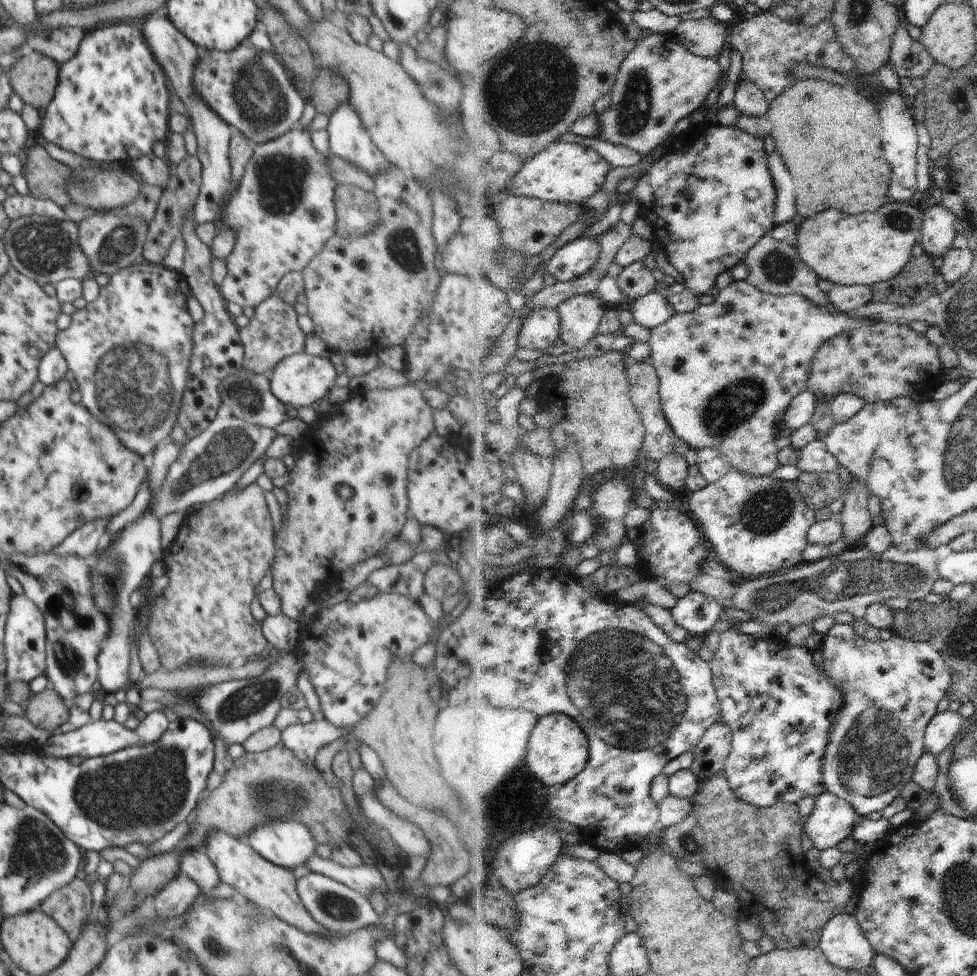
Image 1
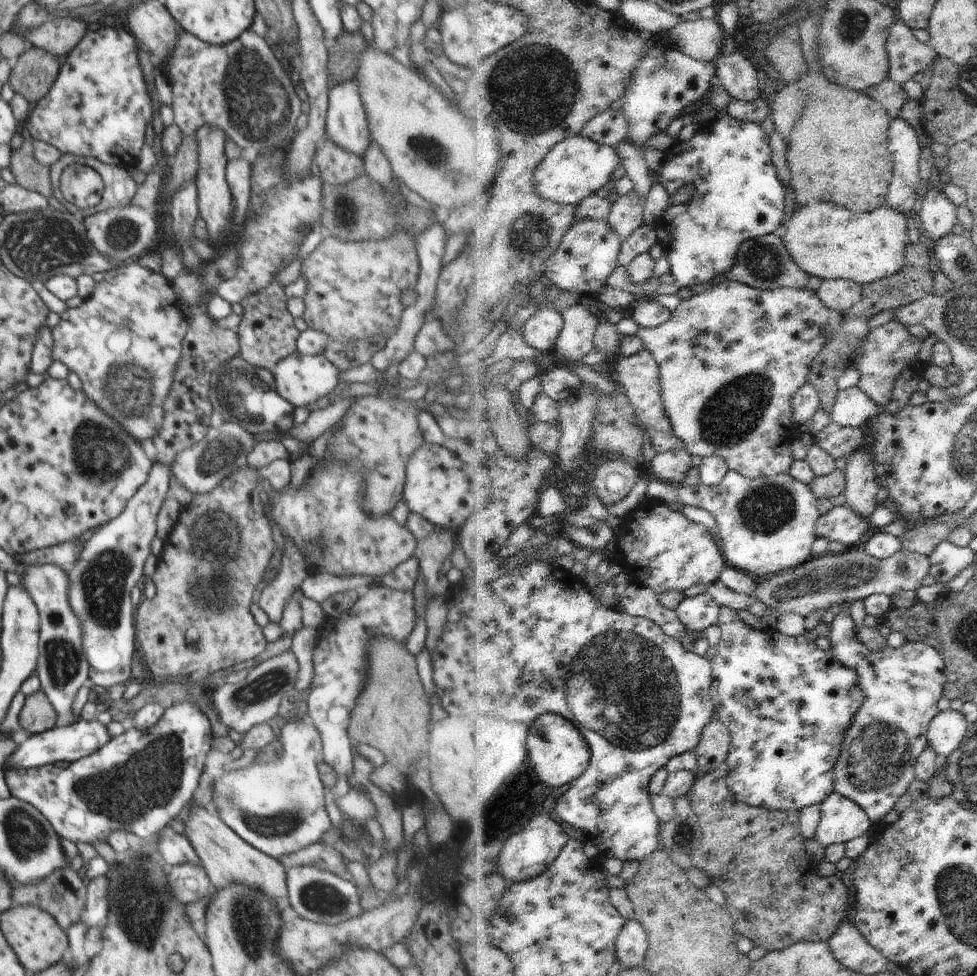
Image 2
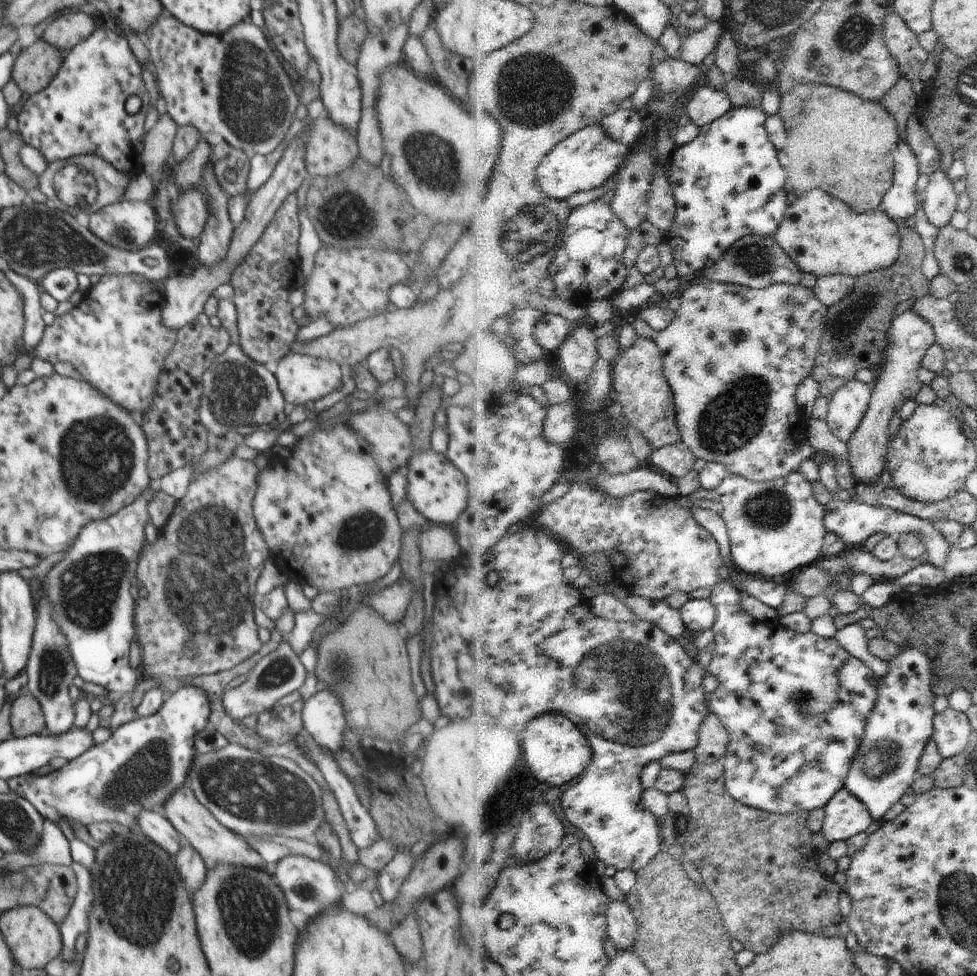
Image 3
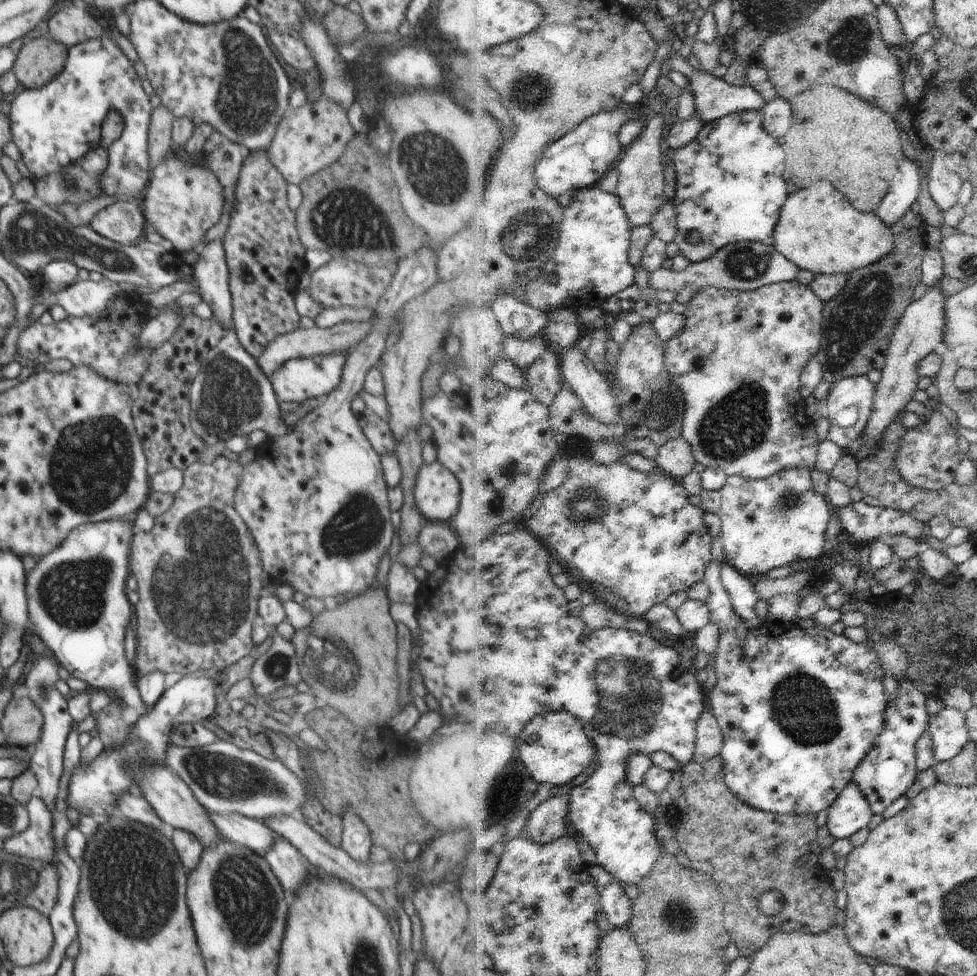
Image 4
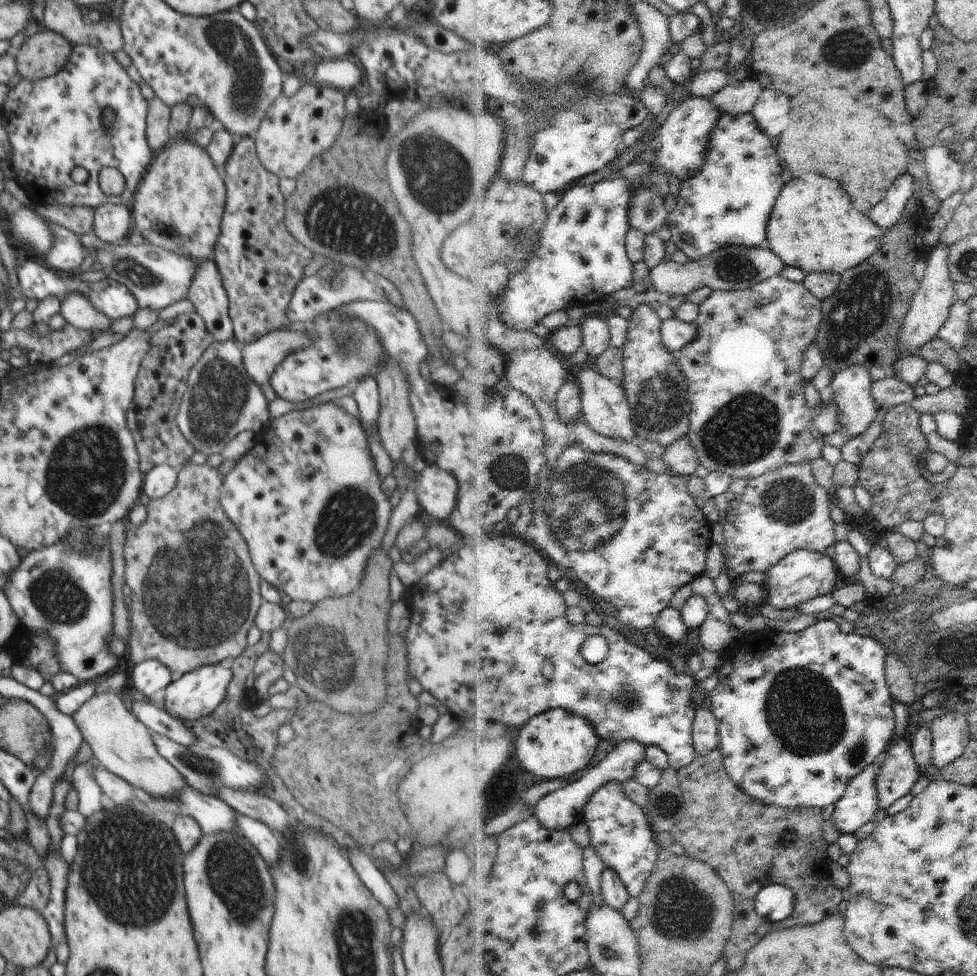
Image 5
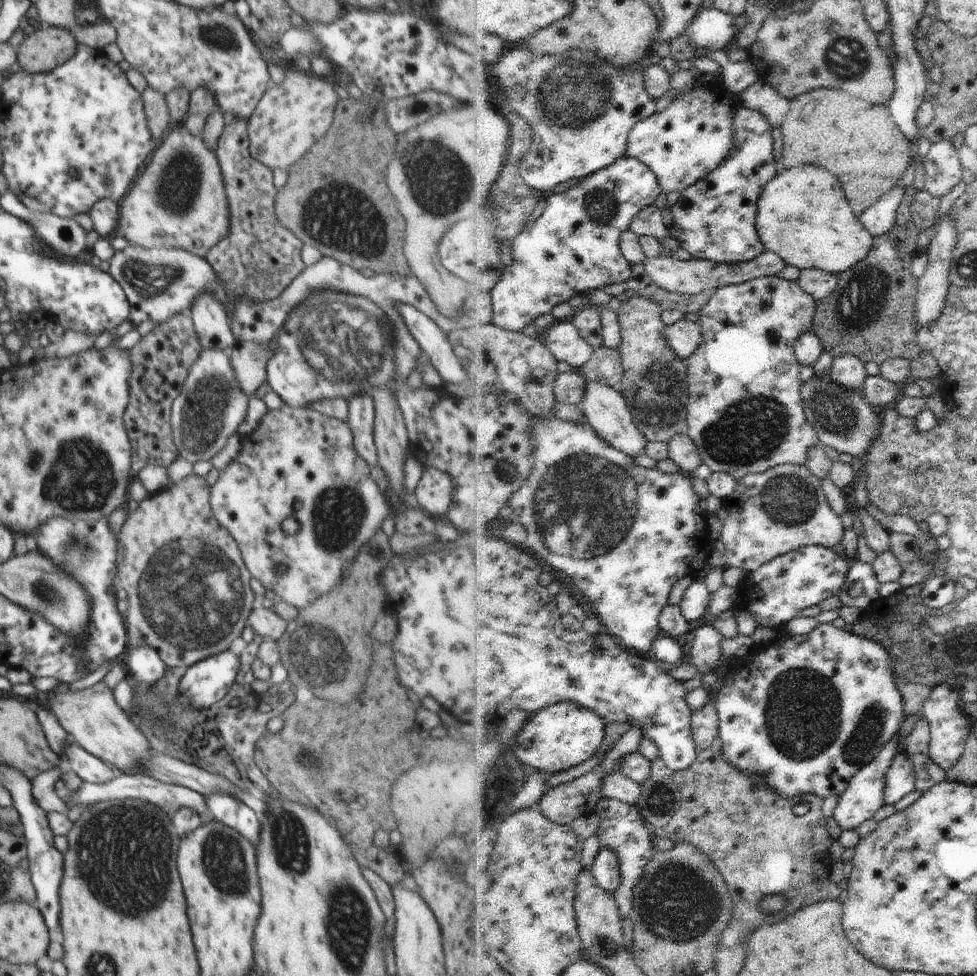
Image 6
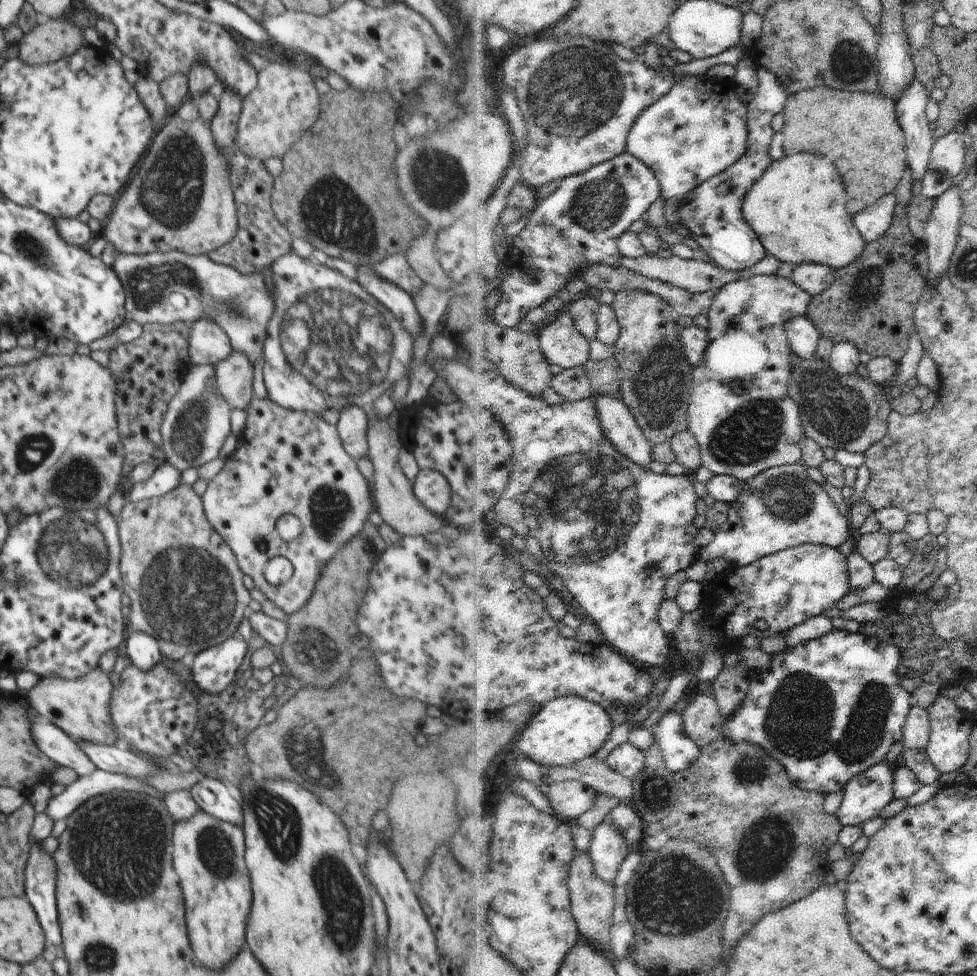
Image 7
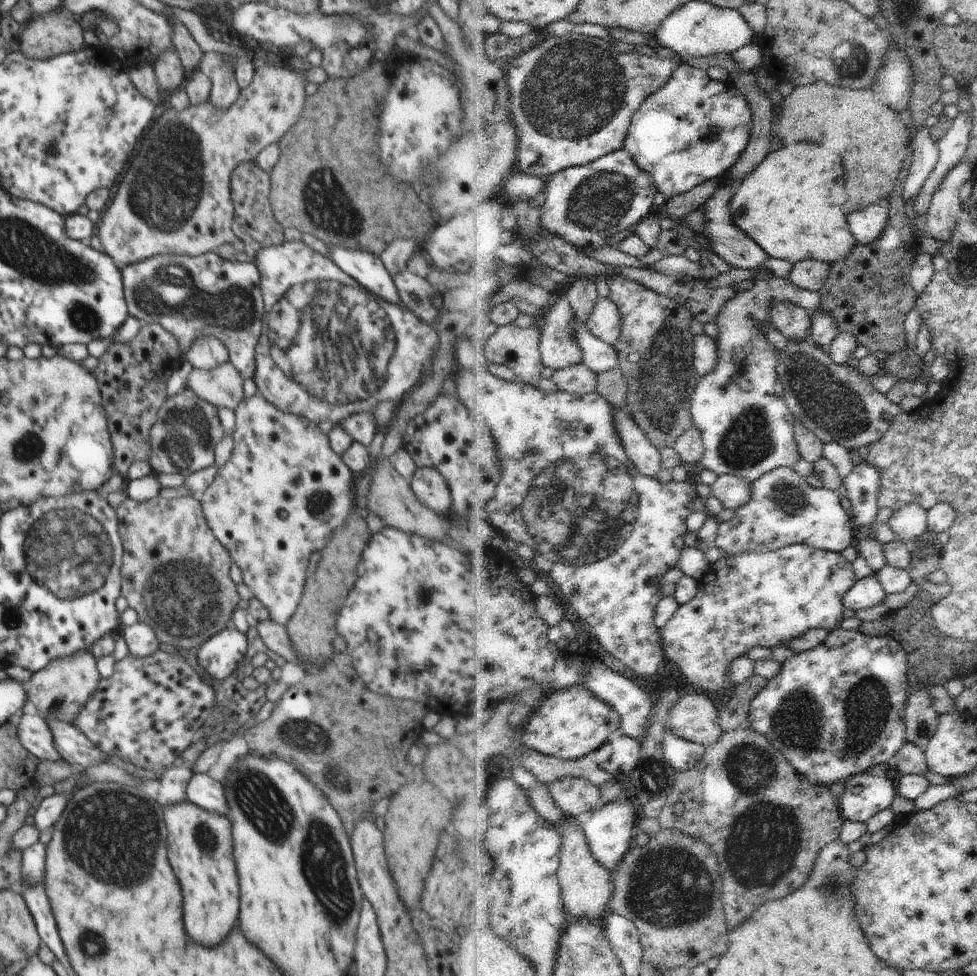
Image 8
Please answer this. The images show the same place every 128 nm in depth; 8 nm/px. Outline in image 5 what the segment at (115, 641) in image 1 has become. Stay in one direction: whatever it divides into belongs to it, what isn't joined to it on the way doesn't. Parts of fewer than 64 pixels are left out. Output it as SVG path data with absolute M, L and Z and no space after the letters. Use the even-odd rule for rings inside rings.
M90 529L90 544L92 548L78 552L72 548L64 548L62 544L53 544L29 552L20 561L20 566L8 576L4 592L12 610L19 618L19 622L26 626L32 634L44 634L54 642L56 660L60 664L60 671L75 676L80 682L97 682L115 671L120 657L110 652L110 638L112 638L113 623L113 588L112 588L112 554L108 532L103 529ZM137 699L133 702L131 712L150 731L168 737L176 744L188 746L197 741L196 736L192 736L192 732L184 726L185 722L182 719L170 716L166 711L157 708L149 701Z

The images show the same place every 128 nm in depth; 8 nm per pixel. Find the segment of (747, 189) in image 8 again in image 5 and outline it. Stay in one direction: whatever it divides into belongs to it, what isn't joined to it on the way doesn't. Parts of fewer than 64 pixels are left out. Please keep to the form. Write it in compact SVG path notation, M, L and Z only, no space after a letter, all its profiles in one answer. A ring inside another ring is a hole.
M810 174L786 185L780 194L772 220L768 224L771 249L786 262L787 266L803 268L809 273L835 272L845 275L870 260L883 246L888 236L880 224L869 214L860 212L852 204L850 192L838 184L838 180Z

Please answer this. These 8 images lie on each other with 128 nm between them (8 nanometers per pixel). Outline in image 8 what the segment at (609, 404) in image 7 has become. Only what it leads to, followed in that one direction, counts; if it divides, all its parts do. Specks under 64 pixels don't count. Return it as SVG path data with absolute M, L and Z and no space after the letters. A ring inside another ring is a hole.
M616 409L615 413L617 429L623 437L628 455L644 475L656 478L663 469L663 452L650 441L632 414L628 415L624 410Z

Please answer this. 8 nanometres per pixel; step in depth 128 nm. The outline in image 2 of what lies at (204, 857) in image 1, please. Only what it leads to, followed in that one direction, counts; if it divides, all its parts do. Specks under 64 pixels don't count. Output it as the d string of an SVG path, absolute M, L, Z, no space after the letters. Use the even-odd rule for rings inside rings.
M170 825L166 826L156 837L158 837L158 857L161 861L172 865L202 866L189 839L185 835L178 834Z

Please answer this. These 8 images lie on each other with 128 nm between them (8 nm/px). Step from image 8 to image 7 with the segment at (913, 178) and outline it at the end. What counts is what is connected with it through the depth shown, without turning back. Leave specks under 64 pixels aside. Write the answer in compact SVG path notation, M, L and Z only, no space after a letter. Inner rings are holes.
M916 80L904 96L897 102L898 117L907 134L907 147L910 165L914 169L914 182L922 180L928 172L934 140L933 130L928 127L927 114L924 114L928 96L924 86Z

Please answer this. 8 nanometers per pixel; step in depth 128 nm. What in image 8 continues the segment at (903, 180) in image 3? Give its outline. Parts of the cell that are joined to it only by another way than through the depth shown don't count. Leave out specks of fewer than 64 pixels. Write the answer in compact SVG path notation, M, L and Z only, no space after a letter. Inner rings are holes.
M886 198L868 209L848 215L847 218L859 245L875 244L887 231L891 220L891 201Z

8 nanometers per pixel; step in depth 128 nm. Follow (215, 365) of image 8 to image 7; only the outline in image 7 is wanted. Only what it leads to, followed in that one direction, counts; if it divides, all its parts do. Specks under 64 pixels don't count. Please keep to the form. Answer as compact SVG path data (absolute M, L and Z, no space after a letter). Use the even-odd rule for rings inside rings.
M212 320L194 321L190 326L189 360L191 365L216 365L233 351L228 336Z

